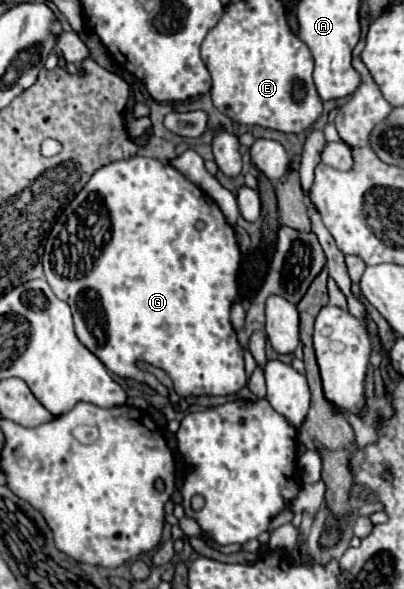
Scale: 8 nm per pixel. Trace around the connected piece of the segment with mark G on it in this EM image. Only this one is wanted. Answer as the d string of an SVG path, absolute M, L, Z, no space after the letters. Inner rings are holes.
M131 157L131 159L115 161L115 163L109 163L101 169L97 169L93 173L93 177L87 181L87 185L81 189L81 193L57 217L57 223L53 225L53 229L47 237L47 243L45 243L43 271L45 271L45 279L51 285L53 293L71 307L73 321L75 321L75 333L77 333L79 341L93 355L97 355L111 373L125 377L125 379L135 379L135 381L147 383L157 393L169 395L169 389L155 375L145 373L145 371L135 367L135 361L141 359L141 361L151 363L153 367L163 369L169 375L169 379L173 381L175 393L181 397L187 397L187 395L235 395L239 389L243 389L247 385L247 377L245 377L245 369L243 369L243 351L237 345L235 331L233 331L231 321L229 321L229 311L231 311L231 305L237 297L239 261L241 261L241 251L239 251L239 245L235 239L235 231L227 223L221 209L217 207L217 203L211 197L207 197L197 185L187 181L169 163L161 163L161 161L149 159L149 157ZM199 221L205 223L203 229L197 229Z

